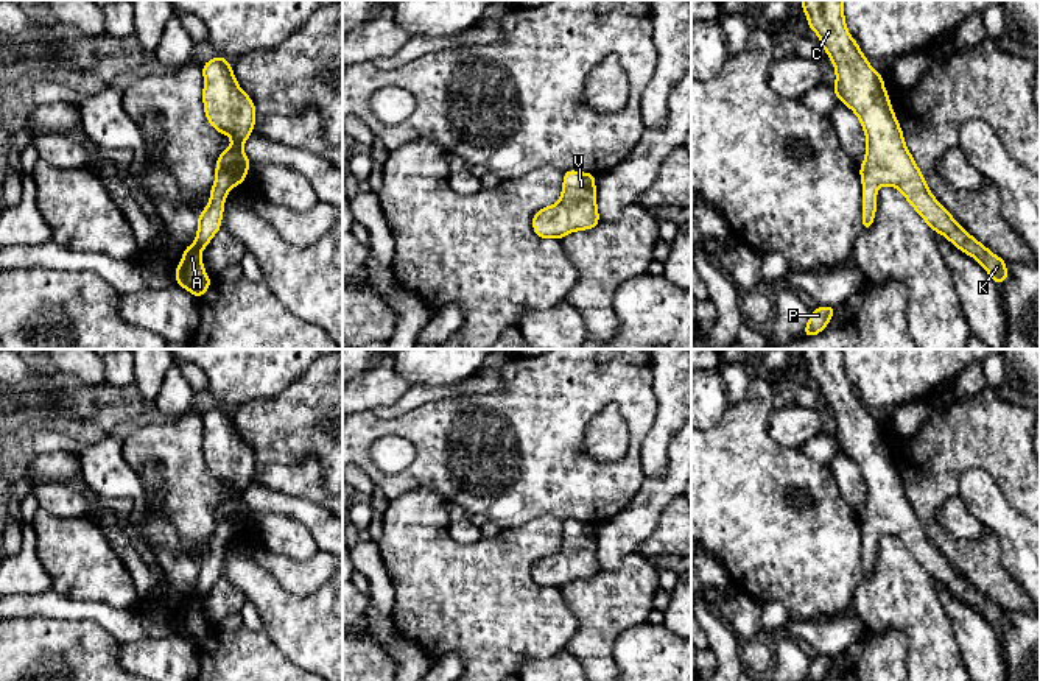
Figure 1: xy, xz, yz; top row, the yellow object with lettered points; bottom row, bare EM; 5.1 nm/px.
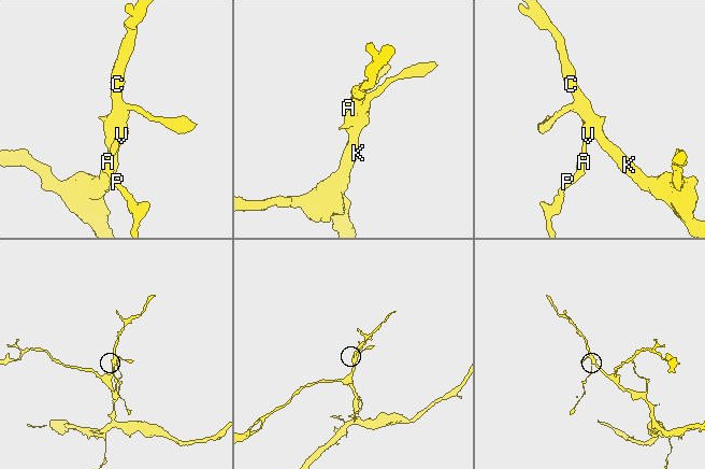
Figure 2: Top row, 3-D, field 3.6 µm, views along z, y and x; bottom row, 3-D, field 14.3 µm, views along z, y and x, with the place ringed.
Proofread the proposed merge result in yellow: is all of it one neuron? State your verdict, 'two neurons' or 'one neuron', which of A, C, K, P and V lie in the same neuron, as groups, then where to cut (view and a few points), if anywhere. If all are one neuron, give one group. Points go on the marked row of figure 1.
one neuron | A C K P V | no cut

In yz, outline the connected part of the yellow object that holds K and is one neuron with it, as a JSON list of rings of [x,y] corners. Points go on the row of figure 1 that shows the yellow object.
[[[802,0],[803,12],[808,17],[810,30],[816,31],[820,45],[830,56],[836,70],[834,94],[844,104],[847,104],[861,122],[866,132],[867,150],[864,162],[859,168],[863,179],[863,231],[869,229],[875,218],[877,209],[877,190],[880,185],[894,185],[917,213],[929,224],[929,228],[943,237],[947,237],[956,248],[976,259],[984,270],[990,274],[995,284],[1001,284],[1007,279],[1006,262],[990,252],[982,243],[975,240],[950,213],[948,210],[931,195],[923,175],[915,165],[914,157],[909,154],[901,128],[892,111],[887,92],[883,84],[883,75],[875,72],[867,58],[859,50],[855,39],[849,34],[844,20],[842,0]]]

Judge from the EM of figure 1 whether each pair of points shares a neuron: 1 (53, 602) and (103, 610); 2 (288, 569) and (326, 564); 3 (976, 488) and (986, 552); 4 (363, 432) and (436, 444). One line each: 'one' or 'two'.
1: one
2: one
3: two
4: one

